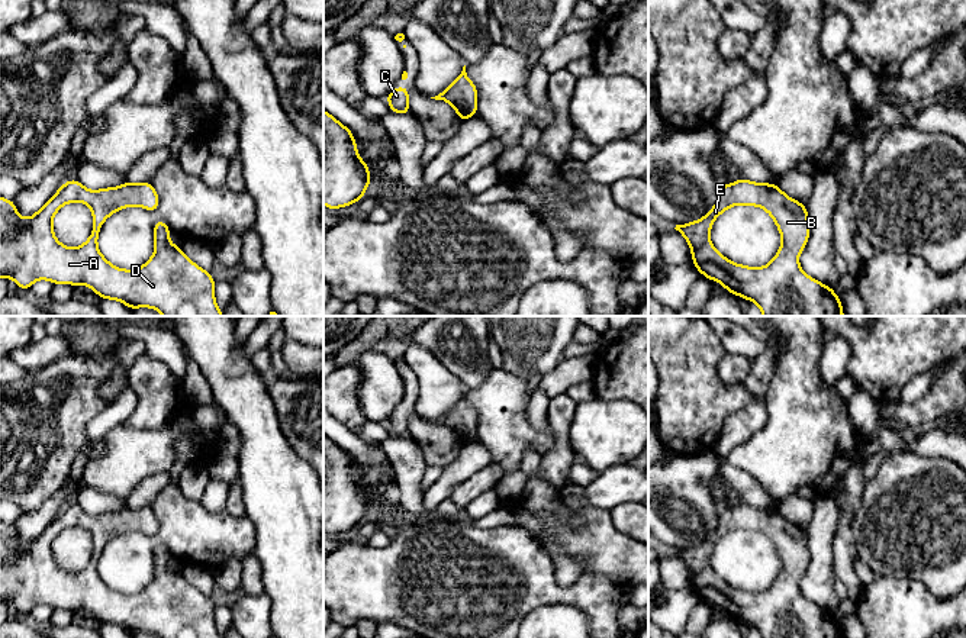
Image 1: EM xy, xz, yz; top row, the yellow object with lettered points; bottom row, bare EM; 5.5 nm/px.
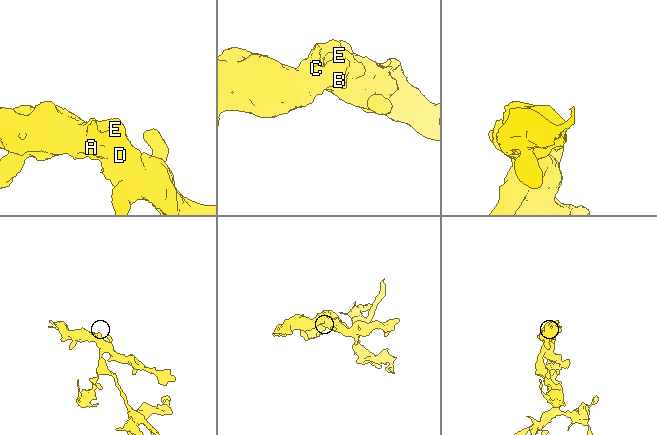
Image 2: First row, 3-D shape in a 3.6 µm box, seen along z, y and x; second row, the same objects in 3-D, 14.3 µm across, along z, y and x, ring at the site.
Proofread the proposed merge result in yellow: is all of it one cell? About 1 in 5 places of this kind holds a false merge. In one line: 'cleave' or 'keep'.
keep

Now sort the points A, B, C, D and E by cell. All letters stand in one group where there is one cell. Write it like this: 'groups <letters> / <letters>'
groups A B C D E

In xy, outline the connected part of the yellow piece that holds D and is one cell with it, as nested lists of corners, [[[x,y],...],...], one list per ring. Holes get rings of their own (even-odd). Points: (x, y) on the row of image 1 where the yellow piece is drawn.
[[[77,178],[65,181],[59,190],[30,218],[17,215],[13,200],[0,196],[0,278],[13,278],[28,291],[36,280],[54,284],[83,284],[91,287],[100,299],[119,300],[131,312],[135,307],[152,307],[164,316],[223,316],[215,302],[215,280],[209,271],[190,261],[180,245],[168,242],[171,231],[158,219],[154,223],[154,255],[138,270],[122,270],[112,265],[99,251],[97,239],[102,223],[115,212],[128,206],[139,206],[157,212],[160,197],[151,181],[133,184],[126,181],[119,187],[91,191]],[[81,202],[91,207],[93,229],[90,238],[78,248],[68,248],[57,241],[52,218],[67,203]]]

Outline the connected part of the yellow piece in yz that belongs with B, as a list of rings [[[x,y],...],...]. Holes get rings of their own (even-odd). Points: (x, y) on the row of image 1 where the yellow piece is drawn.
[[[741,177],[735,183],[722,184],[717,203],[702,219],[676,225],[674,229],[689,242],[692,262],[701,274],[708,280],[719,281],[727,291],[754,302],[763,316],[844,316],[840,297],[833,287],[824,286],[802,271],[798,257],[809,239],[808,210],[805,204],[786,196],[776,183],[759,184]],[[735,204],[763,207],[773,218],[782,235],[782,245],[776,257],[761,268],[735,264],[711,244],[709,232],[714,220]]]

